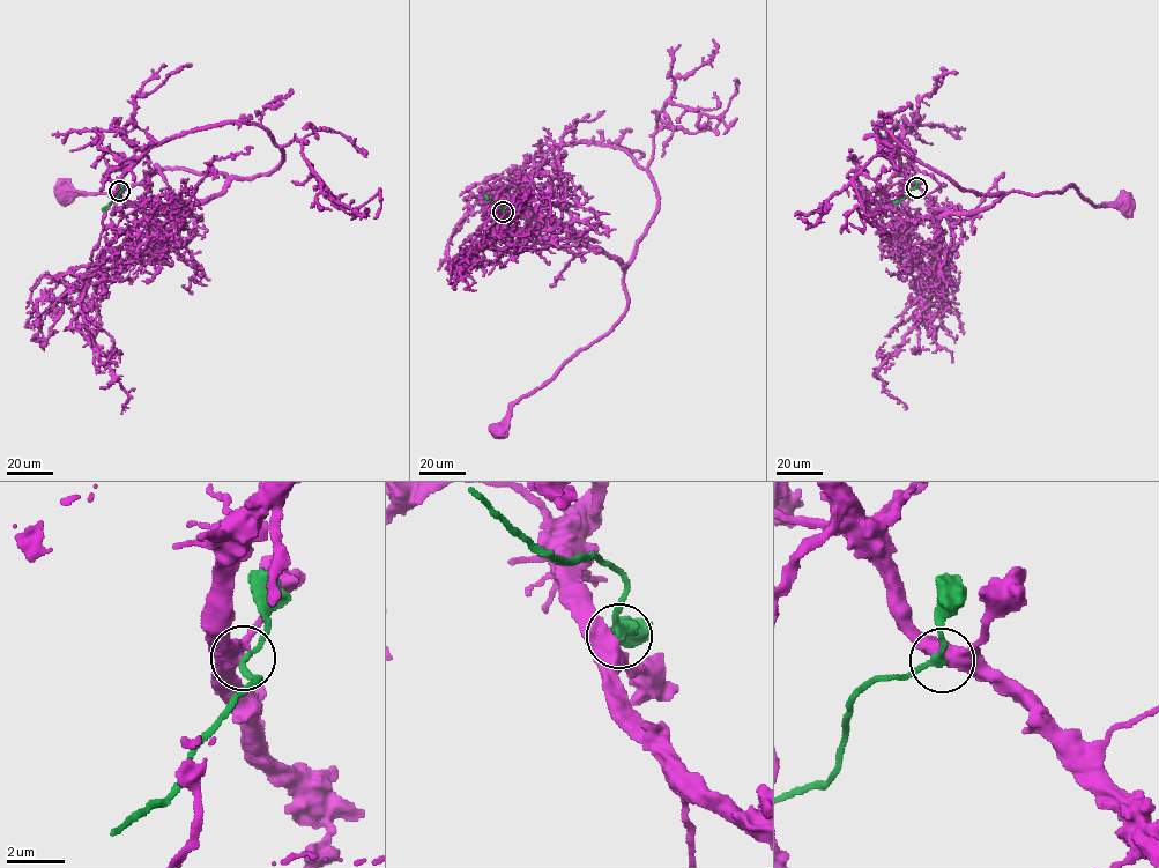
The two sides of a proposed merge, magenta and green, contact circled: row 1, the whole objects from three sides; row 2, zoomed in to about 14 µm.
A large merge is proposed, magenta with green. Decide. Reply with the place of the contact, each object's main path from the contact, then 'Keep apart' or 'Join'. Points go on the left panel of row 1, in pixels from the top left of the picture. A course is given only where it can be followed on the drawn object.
Place: (119, 191). Course of magenta: (119, 191), (149, 235), (121, 269), (158, 252), (183, 207), (228, 178), (164, 168), (114, 192), (64, 191). Course of green: (119, 191), (103, 209). Keep apart

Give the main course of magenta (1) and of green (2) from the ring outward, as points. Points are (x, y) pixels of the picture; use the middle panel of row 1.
1: (503, 212), (551, 245), (532, 250), (532, 232), (570, 223), (615, 257), (628, 308), (519, 398), (498, 429)
2: (503, 212), (503, 207), (487, 194)

